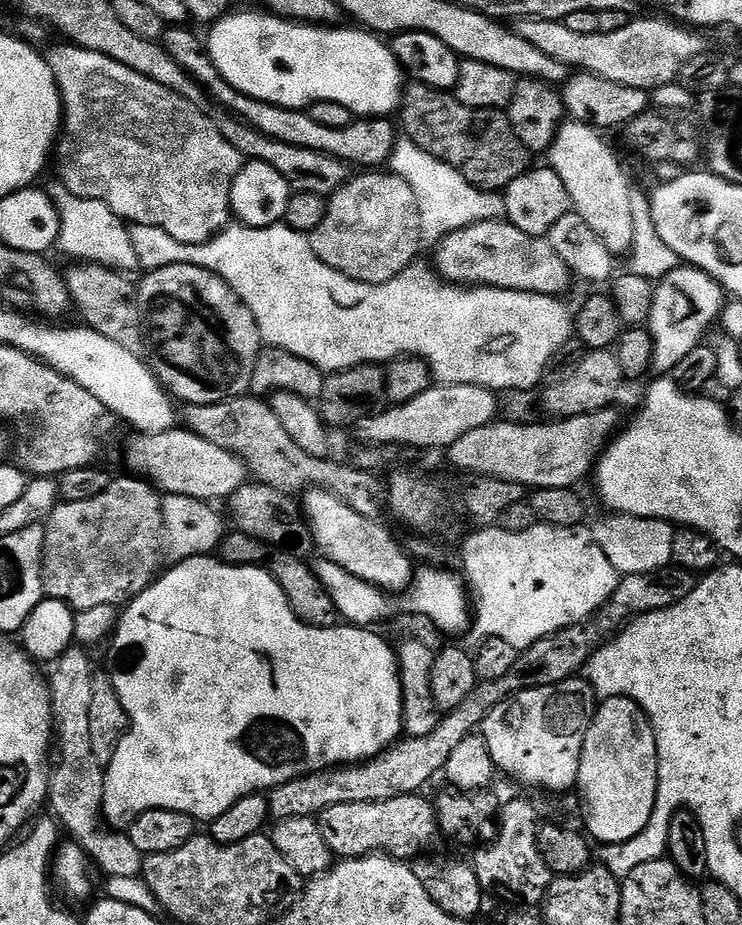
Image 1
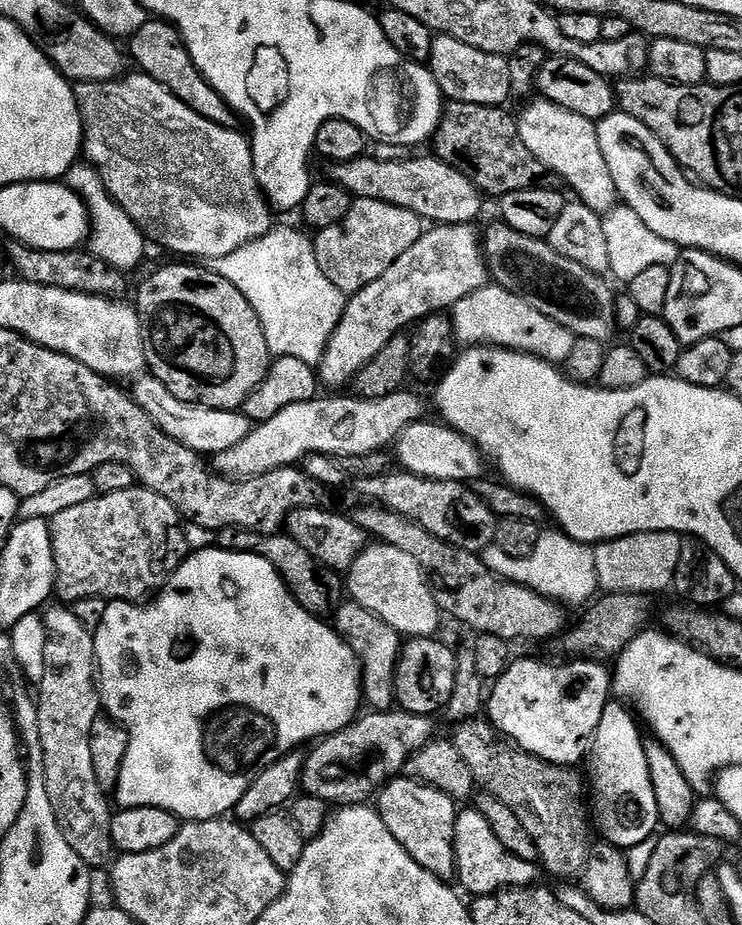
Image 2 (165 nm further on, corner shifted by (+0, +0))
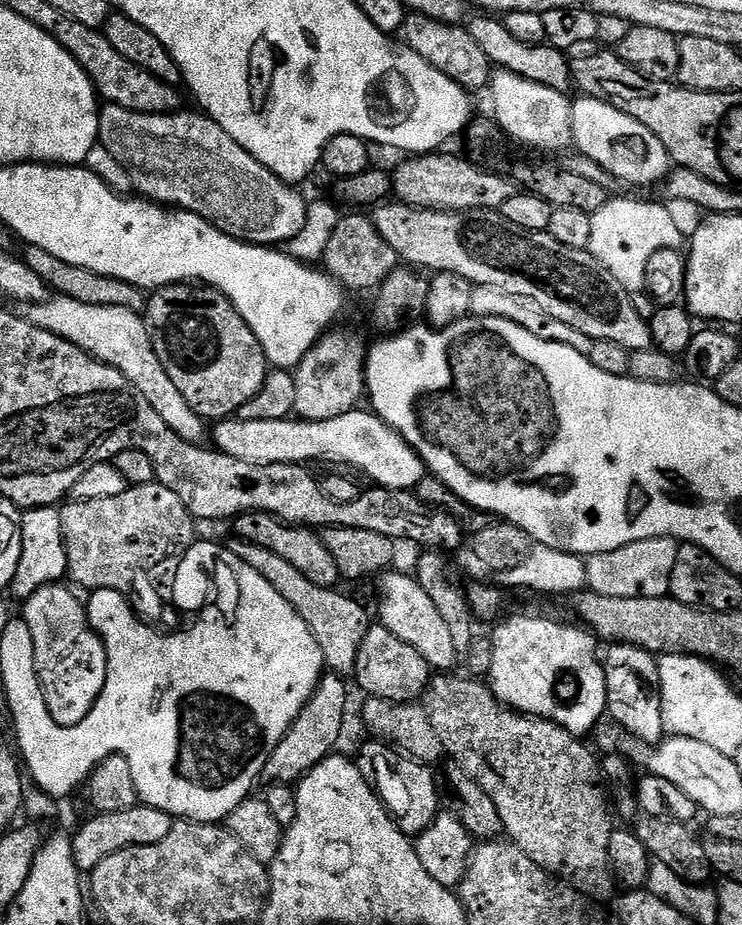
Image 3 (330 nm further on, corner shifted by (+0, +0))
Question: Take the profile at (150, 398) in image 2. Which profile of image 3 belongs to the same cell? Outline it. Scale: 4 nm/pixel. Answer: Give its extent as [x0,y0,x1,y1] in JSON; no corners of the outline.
[210,410,426,490]

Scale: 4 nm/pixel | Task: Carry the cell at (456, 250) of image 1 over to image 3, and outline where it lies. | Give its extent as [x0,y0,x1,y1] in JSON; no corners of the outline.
[294,330,366,422]

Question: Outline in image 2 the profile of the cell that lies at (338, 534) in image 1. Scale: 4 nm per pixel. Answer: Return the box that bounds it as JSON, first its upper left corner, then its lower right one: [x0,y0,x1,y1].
[346,543,442,637]

